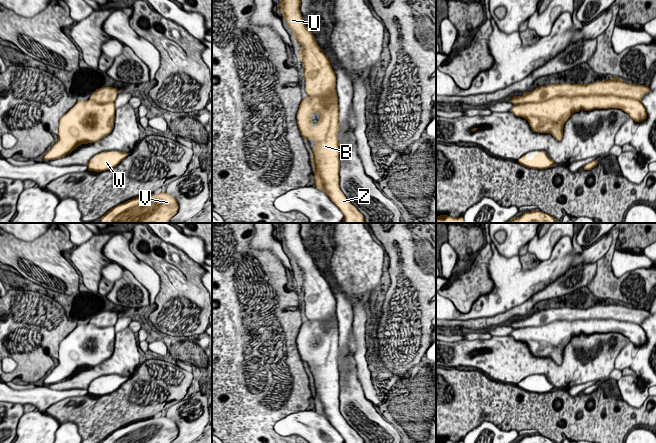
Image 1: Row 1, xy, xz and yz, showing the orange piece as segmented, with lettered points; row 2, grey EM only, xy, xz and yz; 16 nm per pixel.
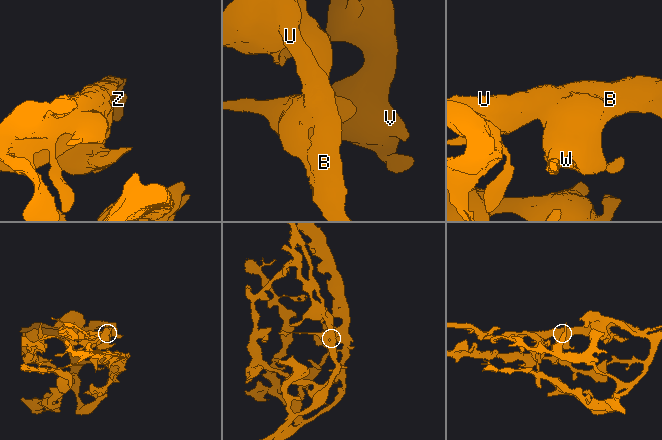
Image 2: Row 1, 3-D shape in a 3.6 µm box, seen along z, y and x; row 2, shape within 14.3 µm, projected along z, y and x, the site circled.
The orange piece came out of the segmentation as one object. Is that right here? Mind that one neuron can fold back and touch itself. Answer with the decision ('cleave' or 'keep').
cleave

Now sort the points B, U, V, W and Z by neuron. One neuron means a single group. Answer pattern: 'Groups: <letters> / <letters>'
Groups: B V W Z / U

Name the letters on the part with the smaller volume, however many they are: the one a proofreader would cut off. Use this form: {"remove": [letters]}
{"remove": ["U"]}

